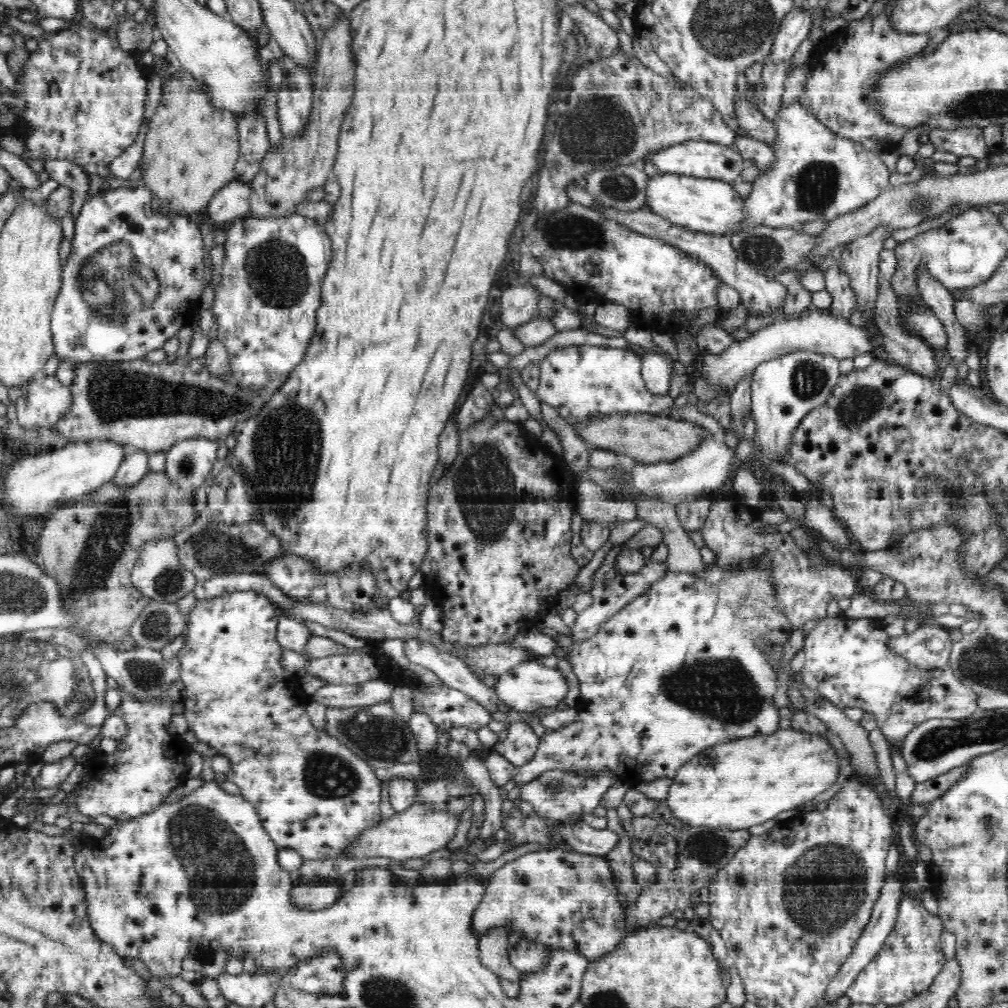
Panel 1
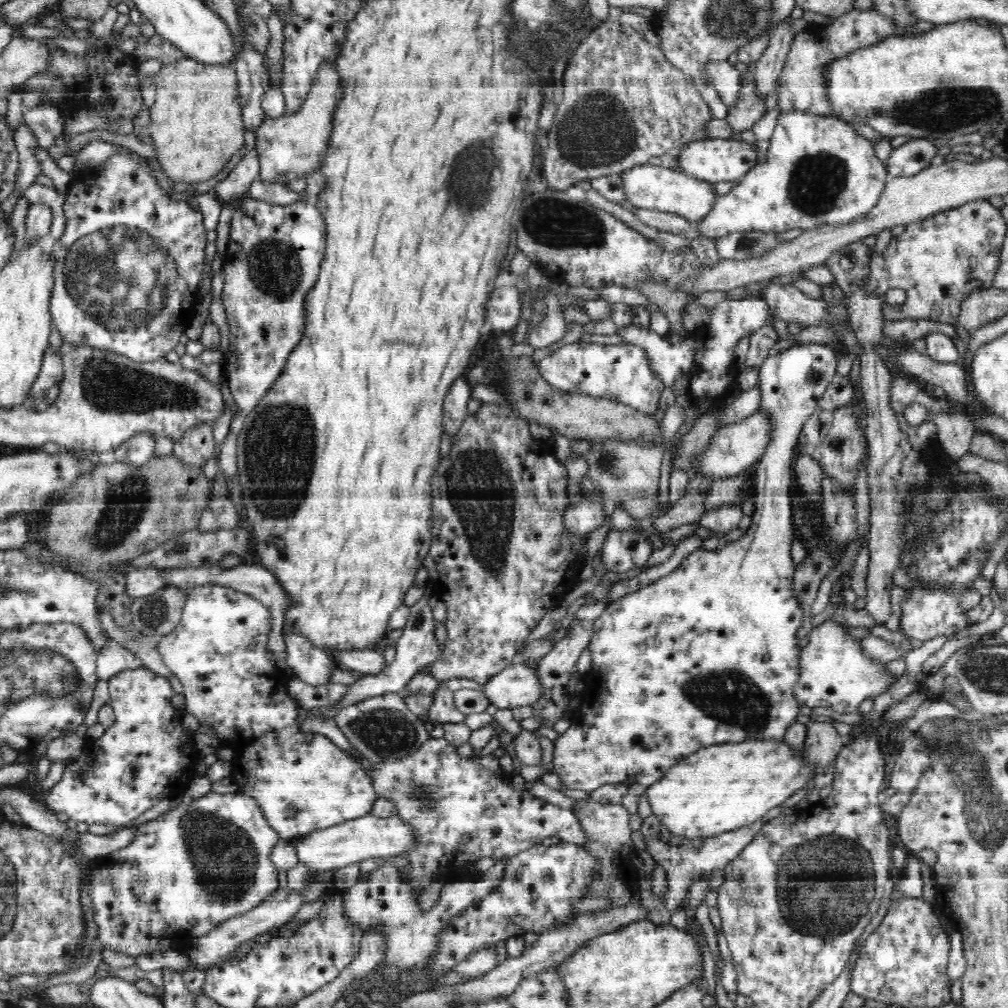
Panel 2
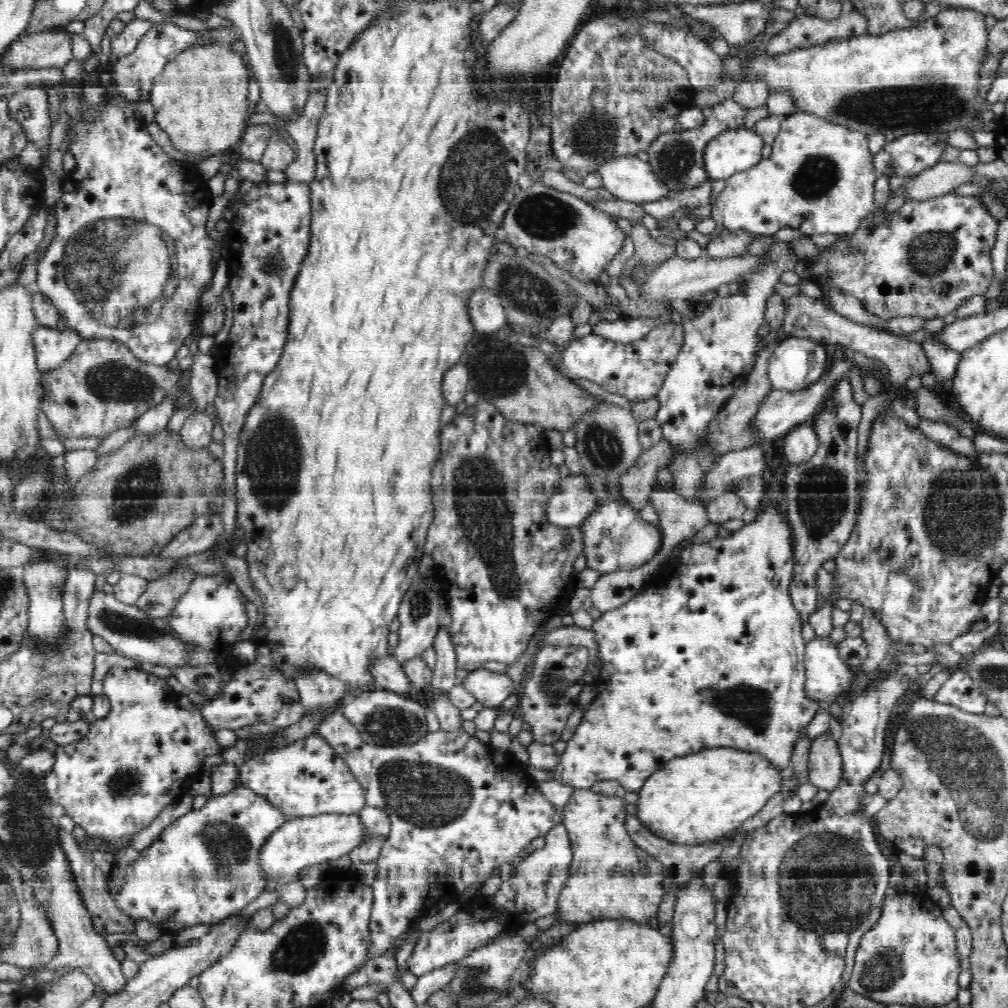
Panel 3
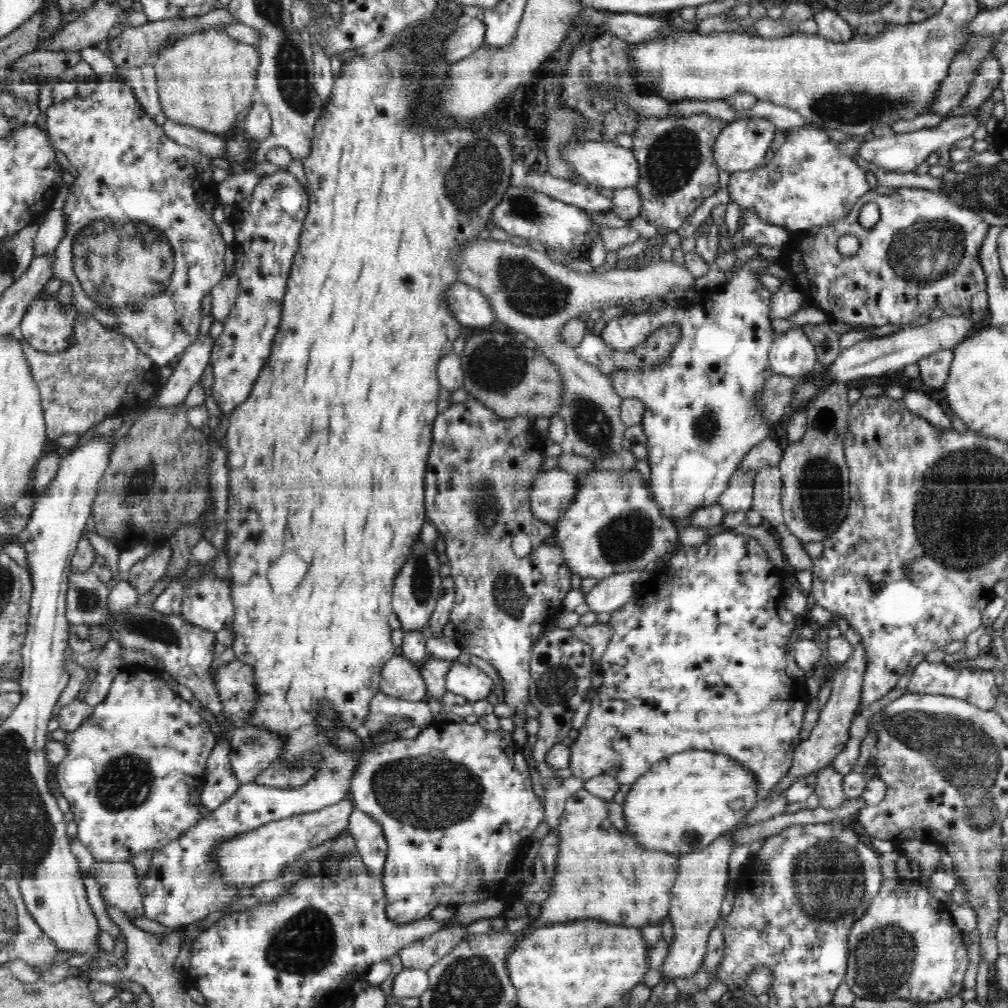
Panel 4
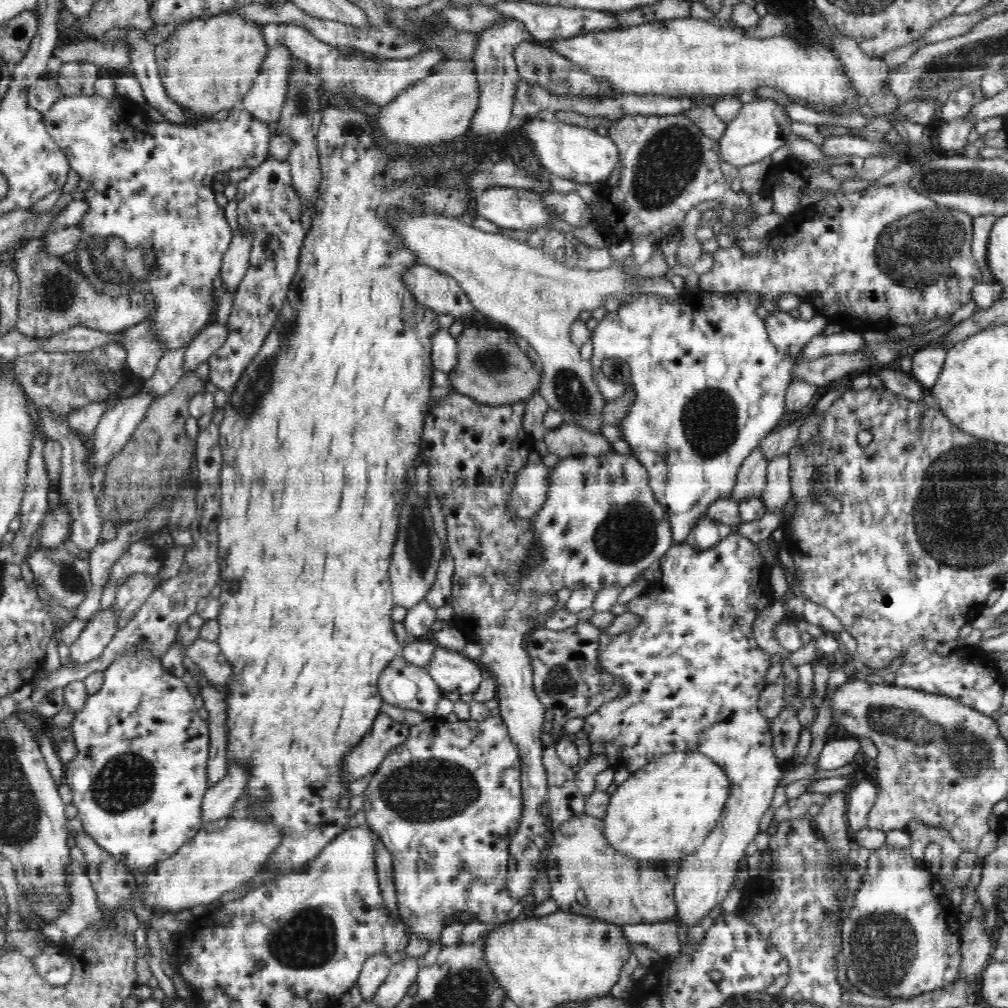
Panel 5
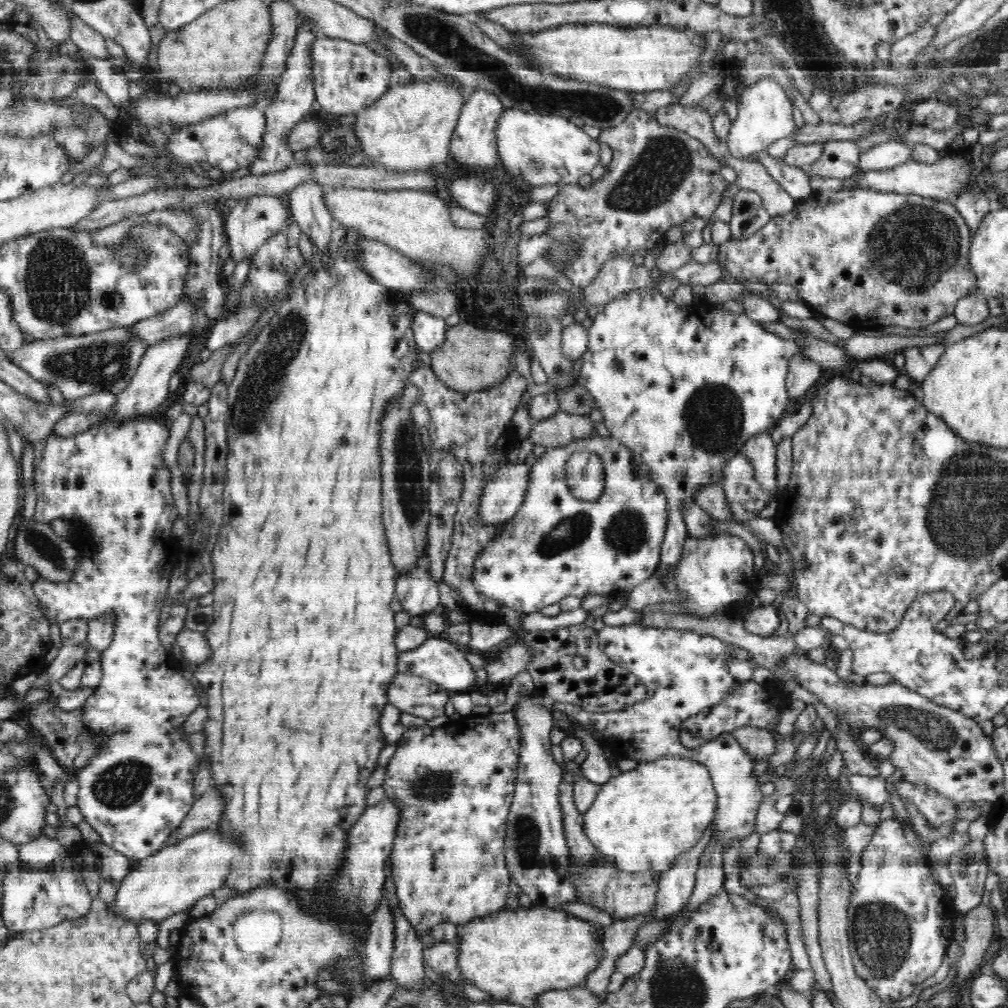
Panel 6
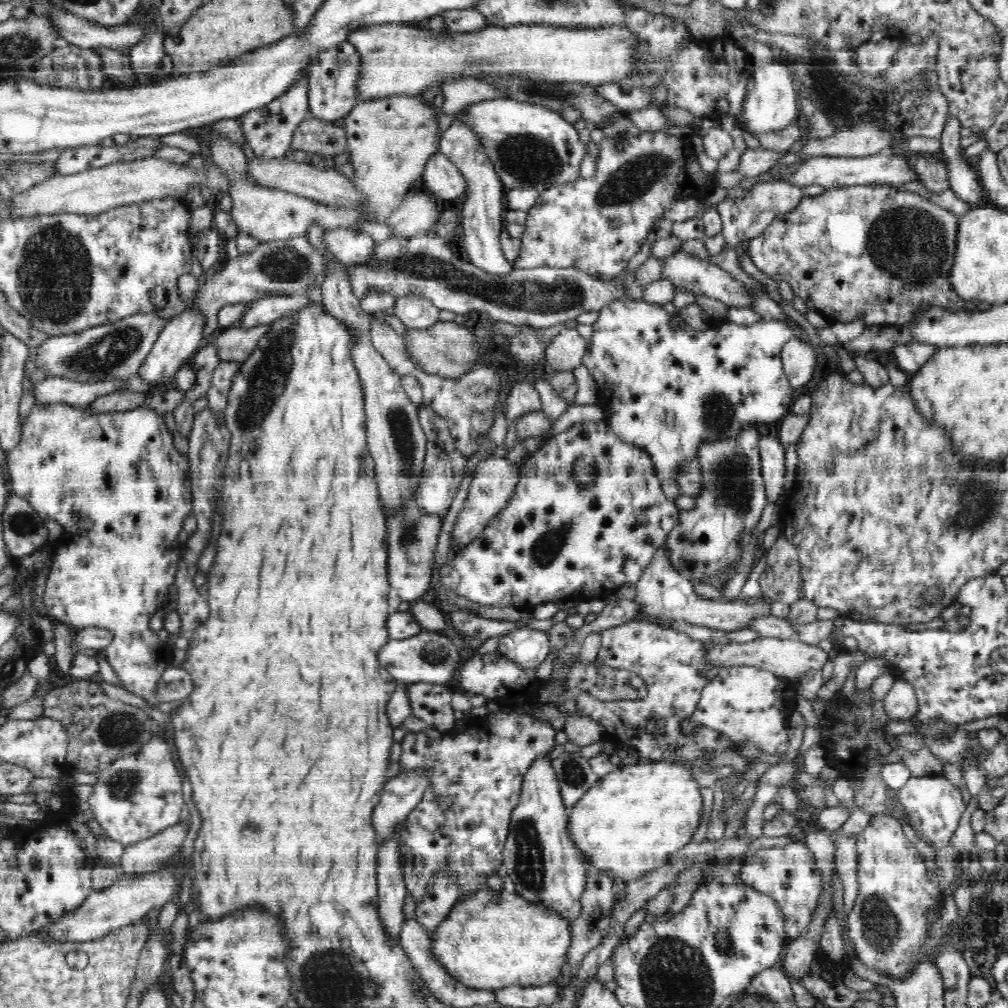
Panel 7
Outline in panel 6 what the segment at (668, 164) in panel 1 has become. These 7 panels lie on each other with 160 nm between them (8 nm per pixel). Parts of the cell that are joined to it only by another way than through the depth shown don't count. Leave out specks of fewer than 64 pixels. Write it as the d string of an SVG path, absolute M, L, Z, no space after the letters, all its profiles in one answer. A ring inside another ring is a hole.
M772 77L762 78L747 86L738 97L738 114L726 140L728 152L745 160L744 157L750 154L754 156L755 152L766 152L767 146L777 140L793 137L798 130L792 119L792 106L784 88Z

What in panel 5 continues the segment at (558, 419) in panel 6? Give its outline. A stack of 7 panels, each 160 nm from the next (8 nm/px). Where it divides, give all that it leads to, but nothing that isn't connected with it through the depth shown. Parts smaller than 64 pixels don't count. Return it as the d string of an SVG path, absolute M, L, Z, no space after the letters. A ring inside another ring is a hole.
M562 423L558 428L549 429L543 437L547 449L559 457L598 456L612 449L612 443L602 434L589 434L578 426Z

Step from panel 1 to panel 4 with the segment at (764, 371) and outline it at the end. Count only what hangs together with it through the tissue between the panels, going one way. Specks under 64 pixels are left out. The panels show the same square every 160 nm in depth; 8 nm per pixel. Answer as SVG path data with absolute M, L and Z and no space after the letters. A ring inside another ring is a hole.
M800 327L774 333L769 361L774 374L789 378L811 375L819 369L816 349ZM732 530L724 531L699 546L686 546L678 549L662 570L654 575L650 582L639 588L636 596L611 613L609 626L611 638L600 660L603 681L591 700L591 709L585 724L579 728L579 735L571 744L571 758L567 765L572 770L572 776L580 780L593 779L600 775L614 777L619 784L637 782L642 775L665 756L672 756L685 751L711 751L724 753L734 761L746 765L756 772L760 779L757 802L764 800L770 790L788 774L792 766L793 754L801 743L799 732L808 710L809 699L805 694L804 684L807 679L805 672L796 666L796 660L790 654L790 639L796 630L796 615L786 609L786 590L781 585L782 576L778 574L762 546L742 534L732 534Z

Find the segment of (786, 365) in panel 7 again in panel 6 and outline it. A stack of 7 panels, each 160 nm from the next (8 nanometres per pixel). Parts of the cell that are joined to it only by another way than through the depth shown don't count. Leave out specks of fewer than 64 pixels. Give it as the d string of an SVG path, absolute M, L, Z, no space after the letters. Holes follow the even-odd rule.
M800 352L794 354L789 364L789 374L786 377L786 388L789 398L804 396L820 378L822 368L813 360Z

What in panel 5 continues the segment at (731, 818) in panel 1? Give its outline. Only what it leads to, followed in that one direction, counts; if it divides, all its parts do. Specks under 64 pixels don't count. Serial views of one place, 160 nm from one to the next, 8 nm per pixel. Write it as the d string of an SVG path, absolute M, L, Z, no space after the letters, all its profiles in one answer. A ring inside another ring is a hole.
M674 752L658 757L657 759L651 760L645 767L640 768L640 770L634 771L626 781L614 788L615 792L610 795L606 814L601 818L601 822L603 822L603 835L605 836L607 843L618 852L621 852L624 856L631 856L632 858L637 858L644 862L672 862L681 860L686 855L696 851L697 848L705 842L705 838L710 834L710 831L717 826L717 822L721 818L721 812L726 808L727 800L730 798L731 788L732 780L729 780L729 775L725 772L725 769L716 761L700 752Z

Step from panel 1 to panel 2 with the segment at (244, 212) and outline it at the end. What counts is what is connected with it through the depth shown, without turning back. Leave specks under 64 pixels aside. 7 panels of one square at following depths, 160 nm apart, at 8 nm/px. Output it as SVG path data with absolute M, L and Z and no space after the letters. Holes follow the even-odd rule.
M248 150L229 175L214 186L211 193L224 202L240 202L248 197L252 181L259 176L258 153Z

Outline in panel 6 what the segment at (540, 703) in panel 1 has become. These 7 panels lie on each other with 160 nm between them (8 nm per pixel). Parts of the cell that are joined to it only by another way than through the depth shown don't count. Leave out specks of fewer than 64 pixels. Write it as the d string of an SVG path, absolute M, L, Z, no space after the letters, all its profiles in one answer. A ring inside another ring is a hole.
M429 636L426 642L415 649L399 652L397 654L397 672L400 674L411 674L412 676L423 676L436 684L442 685L446 690L464 690L475 684L474 668L466 662L464 654L458 646L441 636Z

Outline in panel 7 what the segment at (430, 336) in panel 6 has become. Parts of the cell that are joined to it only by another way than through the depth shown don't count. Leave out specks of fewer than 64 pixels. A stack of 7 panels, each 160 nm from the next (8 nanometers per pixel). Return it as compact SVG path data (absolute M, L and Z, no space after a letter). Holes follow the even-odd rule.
M418 295L398 297L391 311L408 329L427 329L440 321L440 309L428 298Z

